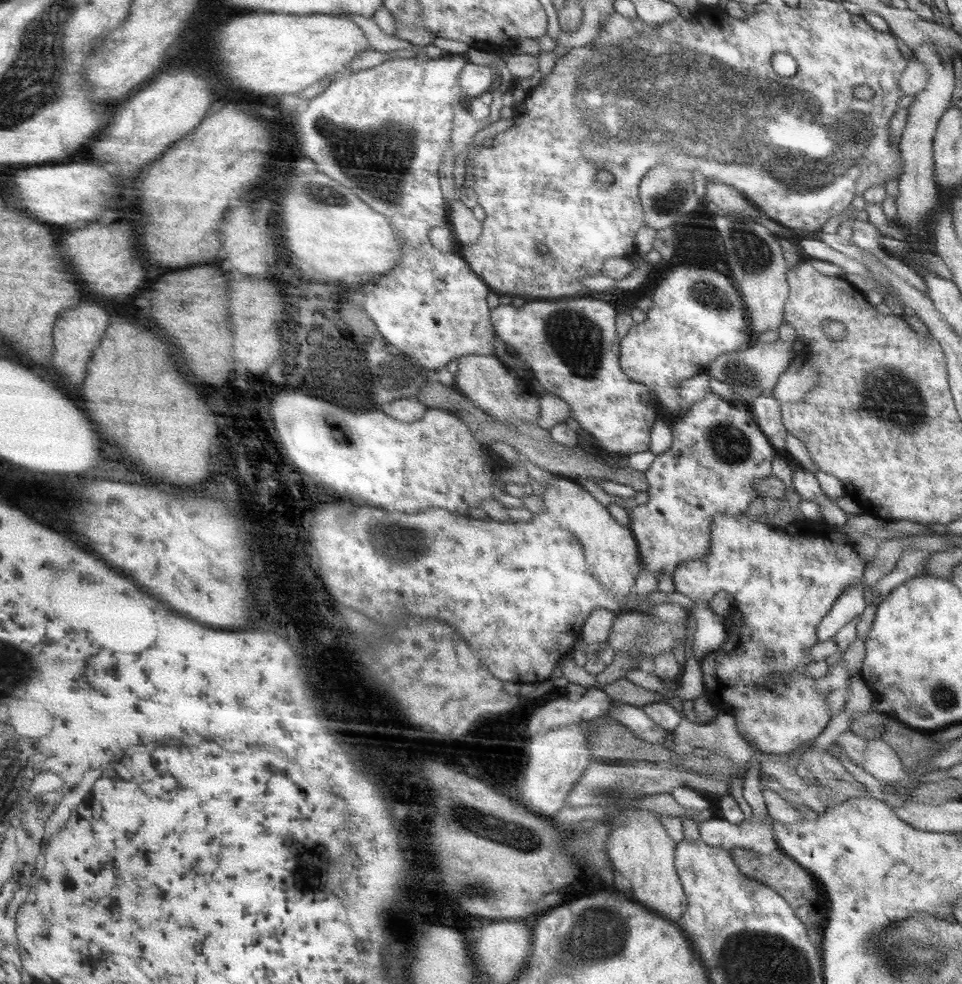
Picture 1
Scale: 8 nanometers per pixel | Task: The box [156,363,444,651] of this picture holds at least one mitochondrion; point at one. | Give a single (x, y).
(405, 542)

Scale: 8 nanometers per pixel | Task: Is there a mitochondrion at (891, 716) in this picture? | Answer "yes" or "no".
no

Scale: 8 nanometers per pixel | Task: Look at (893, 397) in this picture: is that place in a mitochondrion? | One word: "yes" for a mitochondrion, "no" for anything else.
yes

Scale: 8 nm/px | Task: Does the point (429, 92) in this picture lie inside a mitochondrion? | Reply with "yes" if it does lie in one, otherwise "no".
no

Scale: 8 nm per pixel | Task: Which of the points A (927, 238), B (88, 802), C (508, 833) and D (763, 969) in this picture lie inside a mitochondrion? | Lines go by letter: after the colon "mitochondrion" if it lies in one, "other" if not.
A: other
B: other
C: mitochondrion
D: mitochondrion

